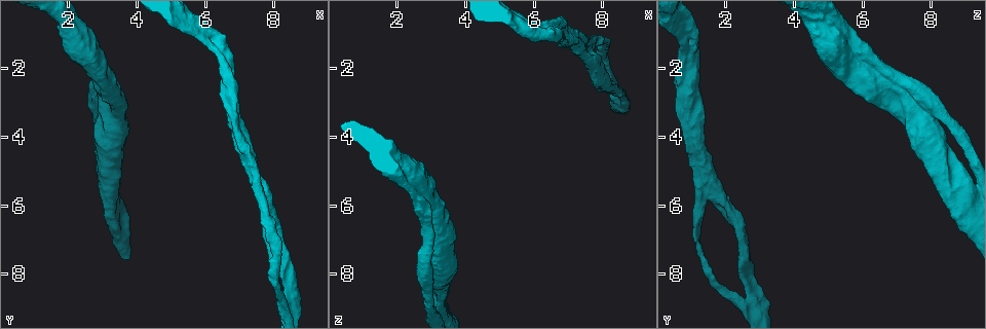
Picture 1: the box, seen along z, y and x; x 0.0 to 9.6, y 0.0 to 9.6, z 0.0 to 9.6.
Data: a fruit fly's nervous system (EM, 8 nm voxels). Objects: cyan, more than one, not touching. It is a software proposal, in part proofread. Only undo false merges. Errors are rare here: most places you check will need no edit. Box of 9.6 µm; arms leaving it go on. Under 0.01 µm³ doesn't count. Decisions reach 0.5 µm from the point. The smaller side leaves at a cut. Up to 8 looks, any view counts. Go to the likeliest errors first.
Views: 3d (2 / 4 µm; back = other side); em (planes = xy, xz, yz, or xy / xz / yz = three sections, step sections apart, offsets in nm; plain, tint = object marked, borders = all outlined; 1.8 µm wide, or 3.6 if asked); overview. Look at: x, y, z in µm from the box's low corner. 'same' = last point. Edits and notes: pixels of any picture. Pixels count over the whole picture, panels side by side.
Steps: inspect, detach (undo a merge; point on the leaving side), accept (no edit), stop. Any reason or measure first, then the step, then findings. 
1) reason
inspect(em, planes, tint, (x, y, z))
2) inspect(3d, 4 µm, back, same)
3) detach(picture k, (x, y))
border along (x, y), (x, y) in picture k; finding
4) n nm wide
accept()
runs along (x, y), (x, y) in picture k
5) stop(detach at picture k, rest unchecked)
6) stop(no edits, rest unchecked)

sharp bend
inspect(3d, 4 µm, (3.10, 3.15, 7.60))

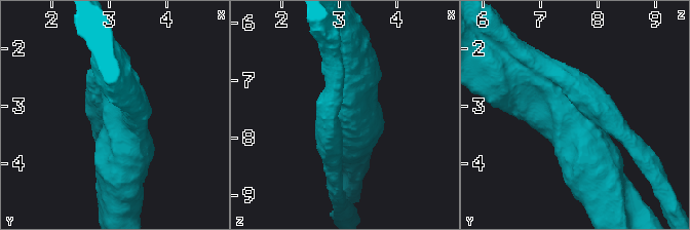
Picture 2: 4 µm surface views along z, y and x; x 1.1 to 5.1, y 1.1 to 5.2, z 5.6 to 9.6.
need the tissue
inspect(em, 3.6 µm, planes, borders, (3.15, 3.15, 7.60))

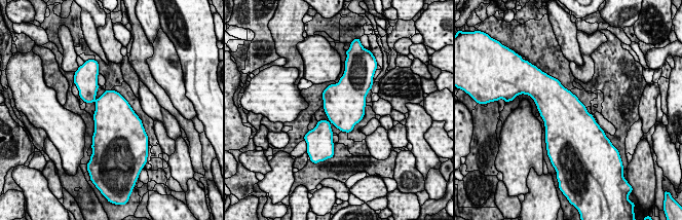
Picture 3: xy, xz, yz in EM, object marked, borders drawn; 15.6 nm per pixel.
accept()
all the same cell

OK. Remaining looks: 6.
a fork
inspect(3d, 2 µm, (7.40, 5.10, 1.50))

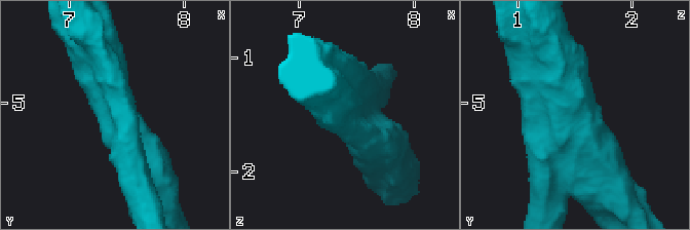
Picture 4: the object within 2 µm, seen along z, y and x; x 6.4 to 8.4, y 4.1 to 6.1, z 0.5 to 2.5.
3 arms; arms of 260, 400, 400 nm
inspect(em, 3.6 µm, xz, step 4, tint, (7.42, 5.16, 1.48))

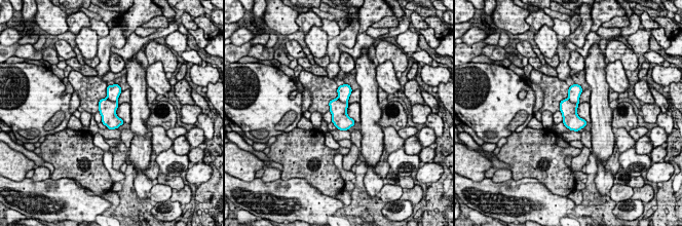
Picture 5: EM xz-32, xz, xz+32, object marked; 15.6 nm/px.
accept()
one cell here

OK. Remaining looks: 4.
inspect(3d, 4 µm, (2.20, 0.70, 5.00))

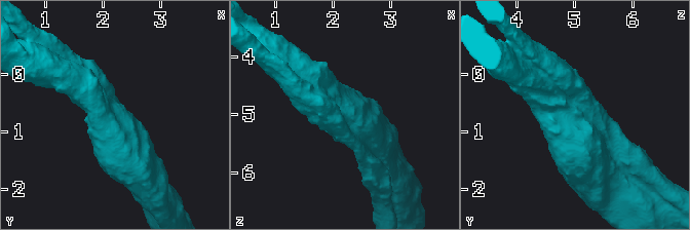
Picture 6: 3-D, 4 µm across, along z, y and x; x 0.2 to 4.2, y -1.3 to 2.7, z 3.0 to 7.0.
inspect(em, 3.6 µm, yz, step 4, tint, (2.10, 0.75, 5.00))

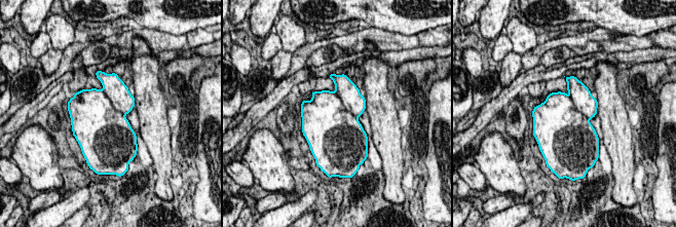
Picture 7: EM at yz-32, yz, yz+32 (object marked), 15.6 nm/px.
cut it another way
inspect(em, 3.6 µm, planes, borders, same)

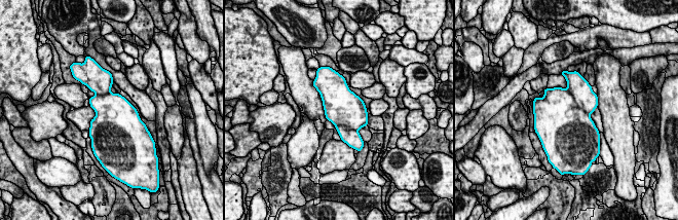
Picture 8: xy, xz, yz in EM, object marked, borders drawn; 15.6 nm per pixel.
600 nm wide
accept()
all the same cell

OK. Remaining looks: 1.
stop(no edits, rest unchecked)

